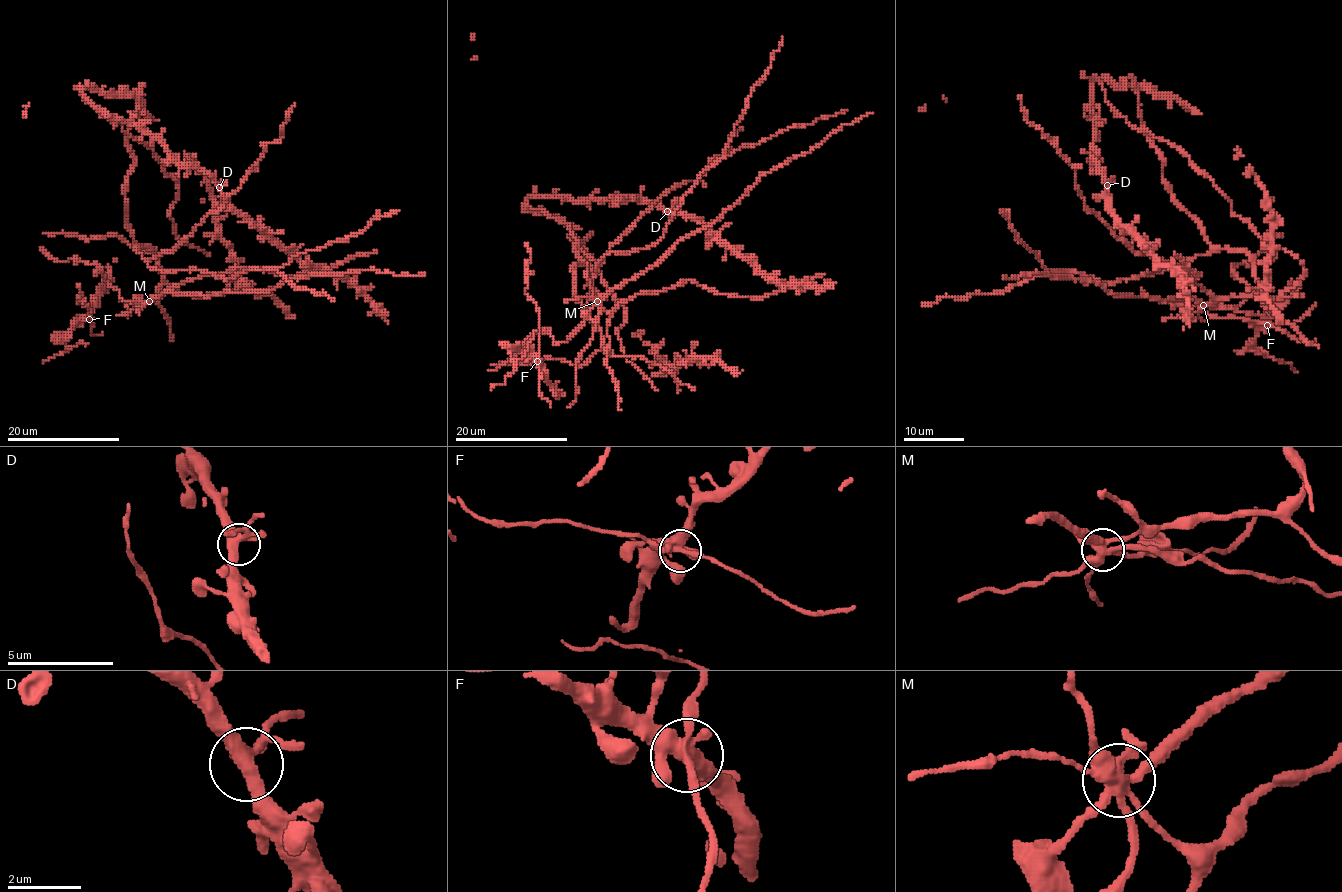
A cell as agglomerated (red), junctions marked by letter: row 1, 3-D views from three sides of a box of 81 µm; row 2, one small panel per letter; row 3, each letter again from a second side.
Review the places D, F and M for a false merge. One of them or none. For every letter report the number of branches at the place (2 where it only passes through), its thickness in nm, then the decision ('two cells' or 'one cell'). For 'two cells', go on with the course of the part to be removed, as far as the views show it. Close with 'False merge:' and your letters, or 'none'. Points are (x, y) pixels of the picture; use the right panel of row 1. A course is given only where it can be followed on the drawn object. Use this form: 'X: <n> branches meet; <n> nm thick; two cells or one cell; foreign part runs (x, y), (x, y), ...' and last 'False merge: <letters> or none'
D: 5 branches meet; 380 nm thick; one cell
F: 5 branches meet; 360 nm thick; one cell
M: 5 branches meet; 440 nm thick; two cells; foreign part runs (1204, 305), (1190, 296), (1166, 301), (1115, 296), (1095, 283), (1056, 278), (1038, 272), (1016, 278), (1002, 277)
False merge: M

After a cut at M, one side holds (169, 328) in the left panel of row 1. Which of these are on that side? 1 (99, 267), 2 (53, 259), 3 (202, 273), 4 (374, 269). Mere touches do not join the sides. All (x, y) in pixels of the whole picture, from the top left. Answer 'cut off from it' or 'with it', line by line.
1: cut off from it
2: cut off from it
3: with it
4: cut off from it

